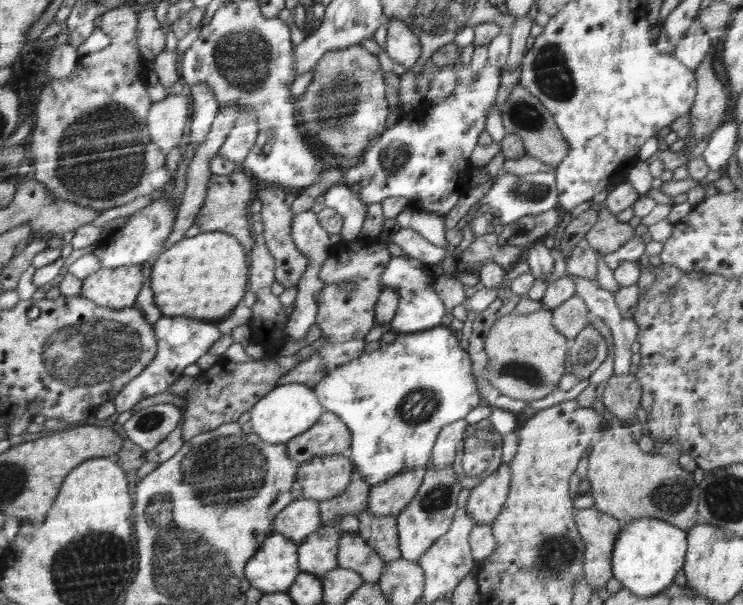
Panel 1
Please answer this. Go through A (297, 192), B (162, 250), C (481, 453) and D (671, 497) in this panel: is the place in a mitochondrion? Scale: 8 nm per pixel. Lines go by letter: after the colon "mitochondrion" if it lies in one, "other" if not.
A: other
B: other
C: mitochondrion
D: mitochondrion

